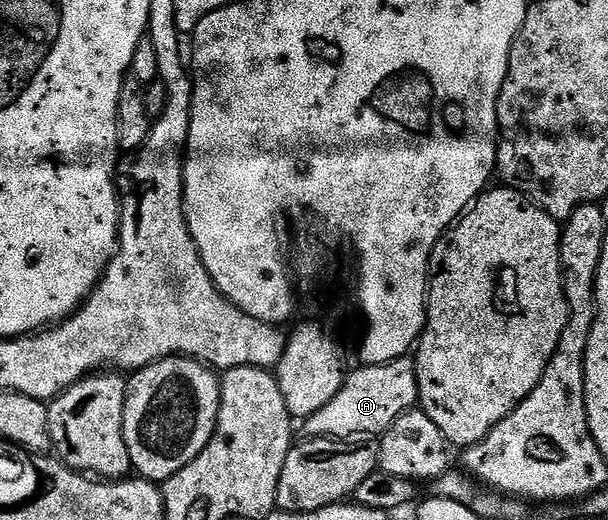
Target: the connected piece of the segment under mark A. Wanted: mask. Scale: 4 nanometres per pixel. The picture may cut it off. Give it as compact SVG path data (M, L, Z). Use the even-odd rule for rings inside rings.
M409 357L398 358L379 366L359 365L358 370L350 370L342 383L340 392L320 412L308 420L310 434L320 438L348 440L368 434L381 436L401 414L419 405L418 381L414 363Z

